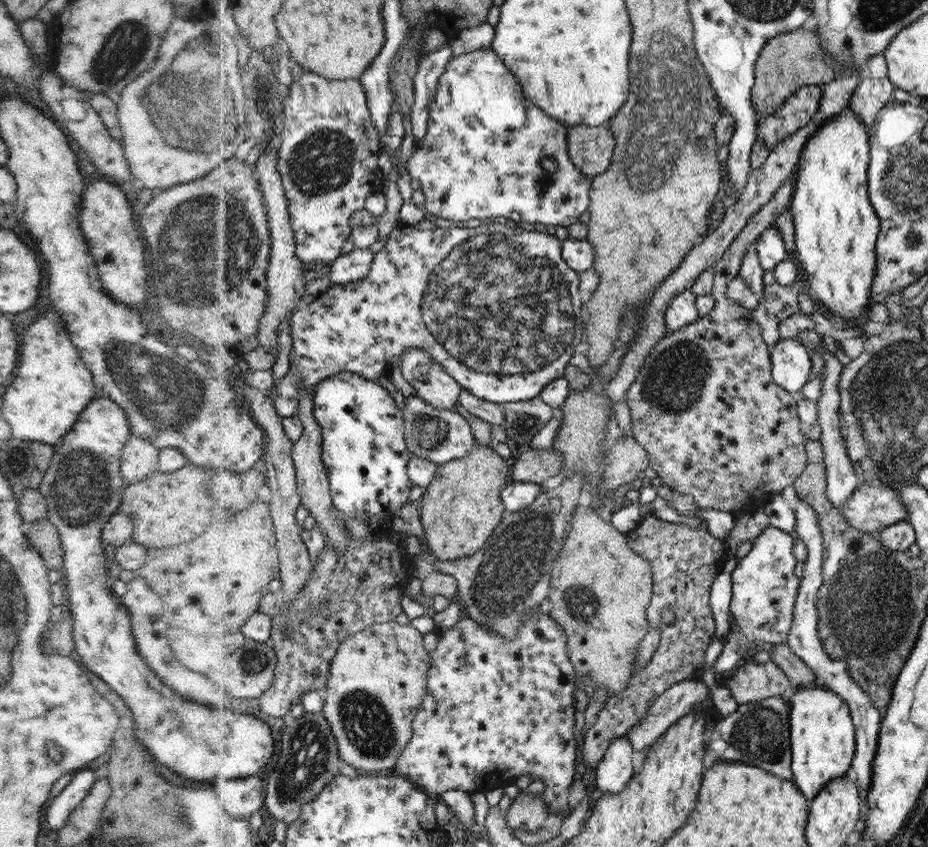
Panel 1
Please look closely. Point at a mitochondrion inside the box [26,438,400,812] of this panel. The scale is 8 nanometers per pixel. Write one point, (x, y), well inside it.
(307, 755)

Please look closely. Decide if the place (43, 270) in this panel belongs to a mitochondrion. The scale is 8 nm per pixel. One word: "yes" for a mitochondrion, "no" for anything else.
no

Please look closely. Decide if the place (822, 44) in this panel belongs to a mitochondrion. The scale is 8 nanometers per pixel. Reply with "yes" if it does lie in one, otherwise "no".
no

